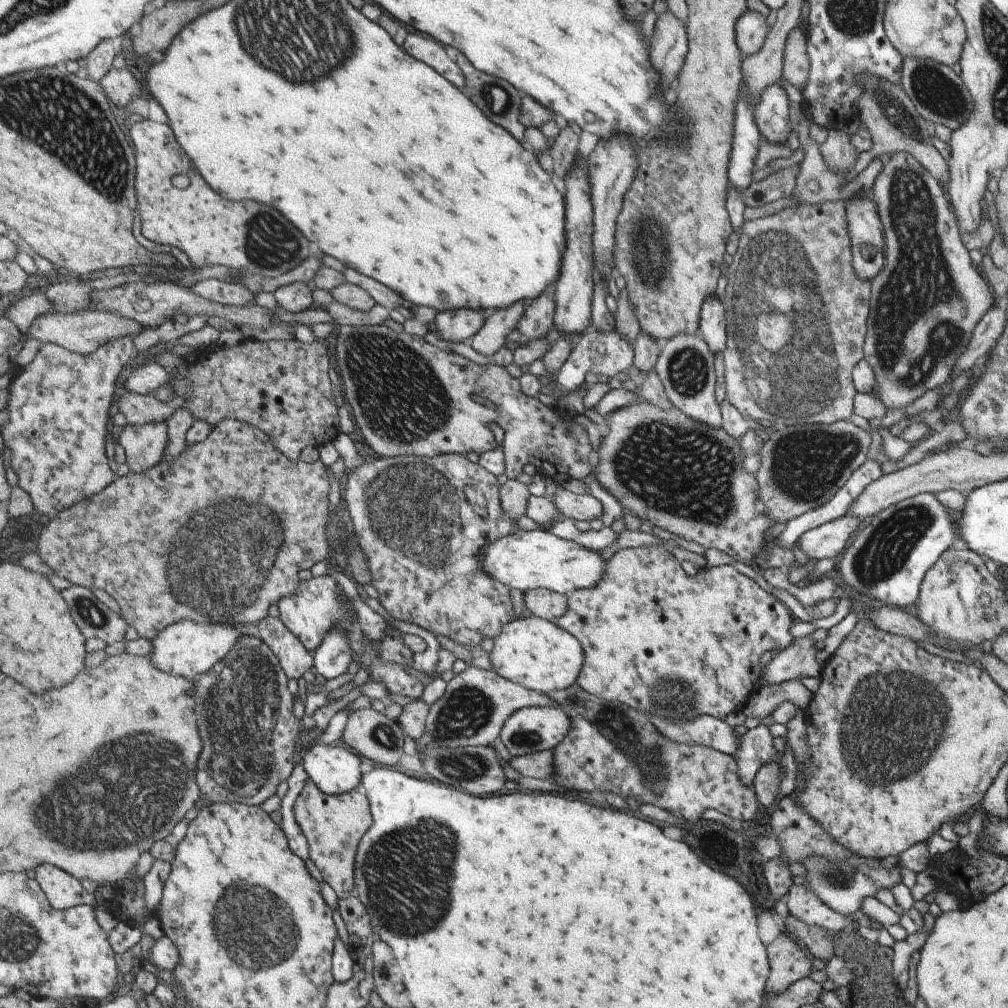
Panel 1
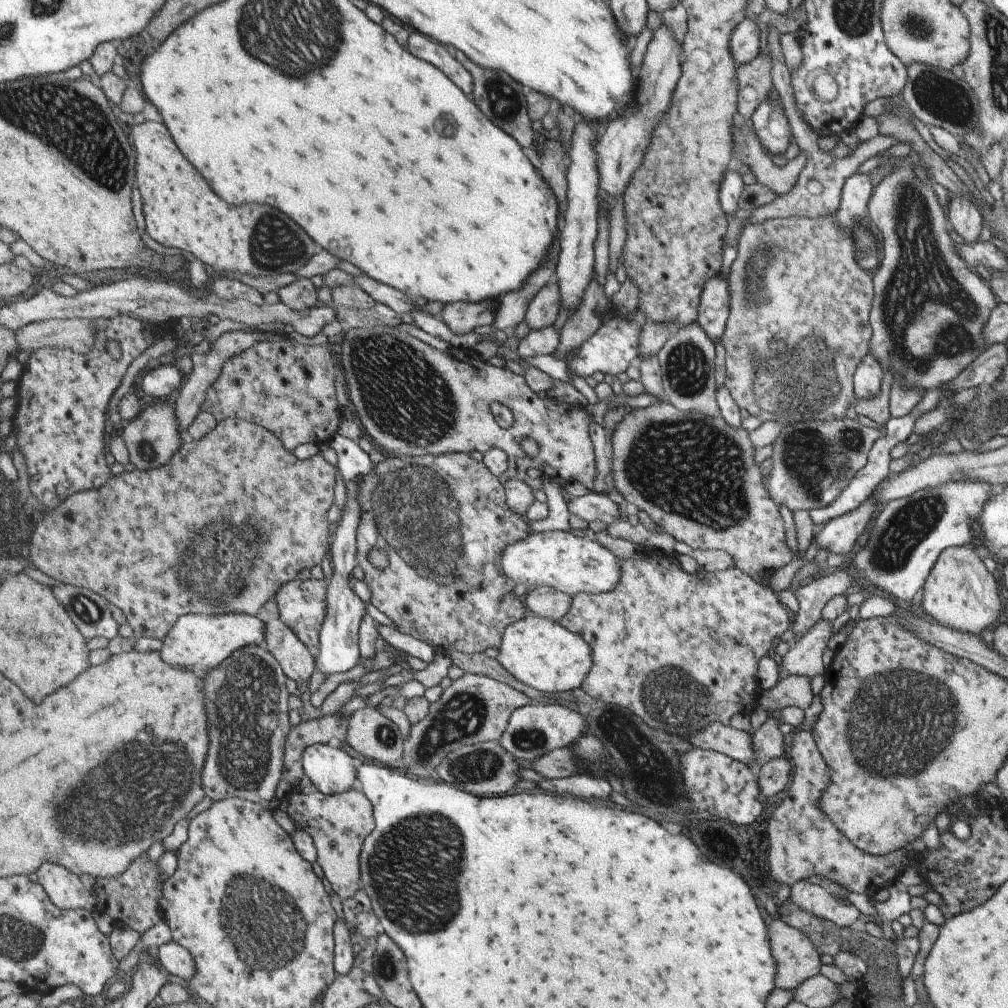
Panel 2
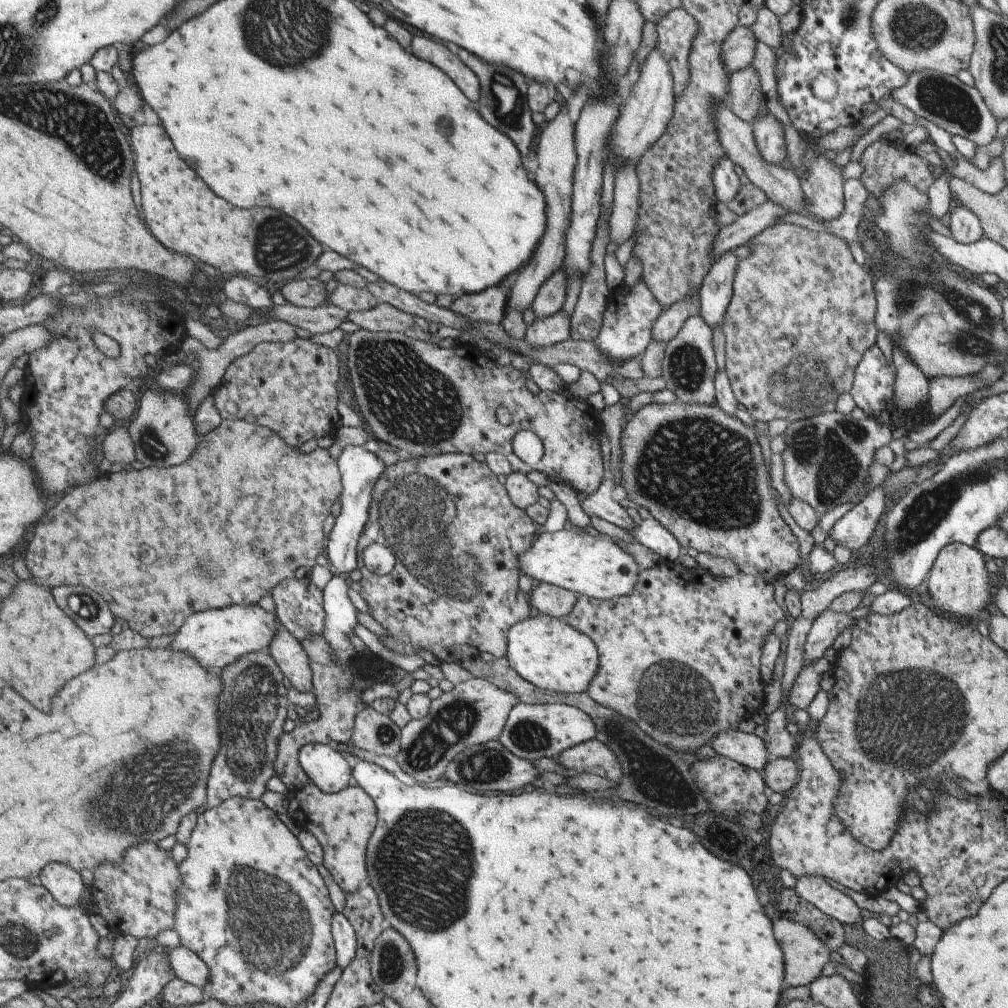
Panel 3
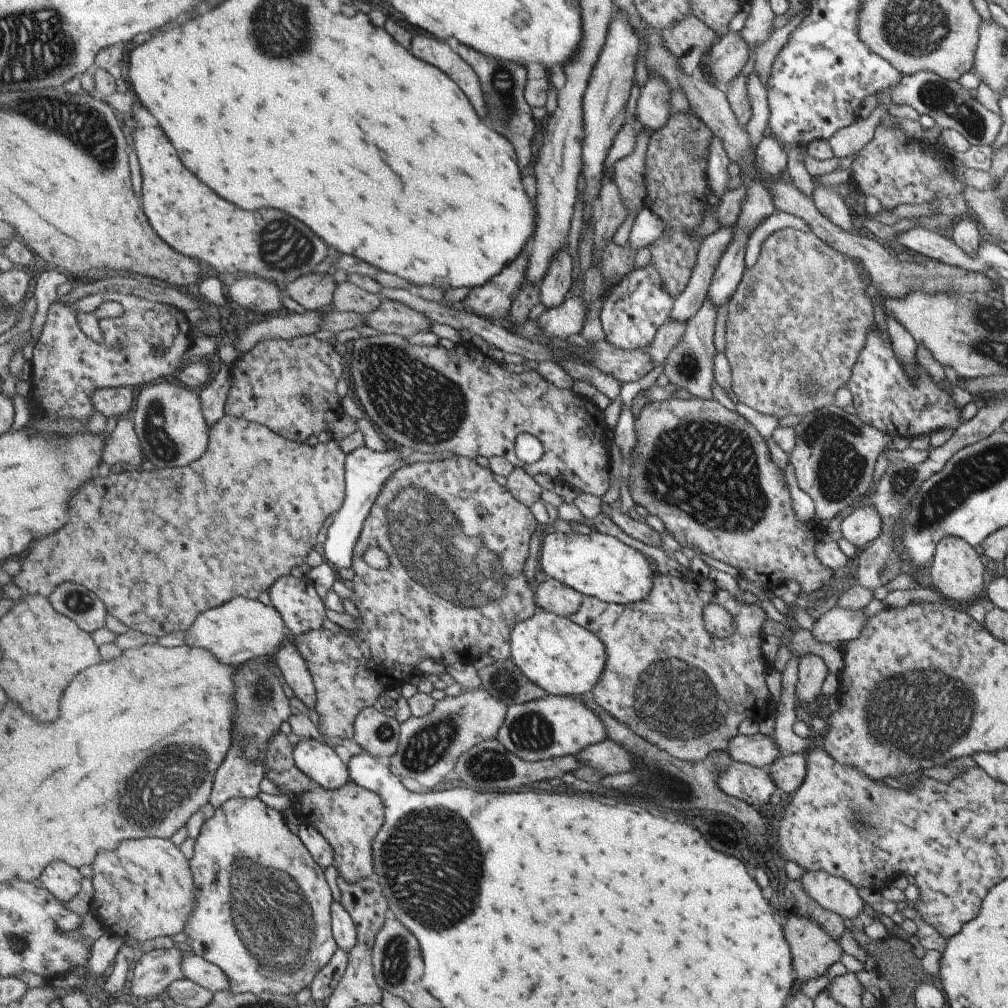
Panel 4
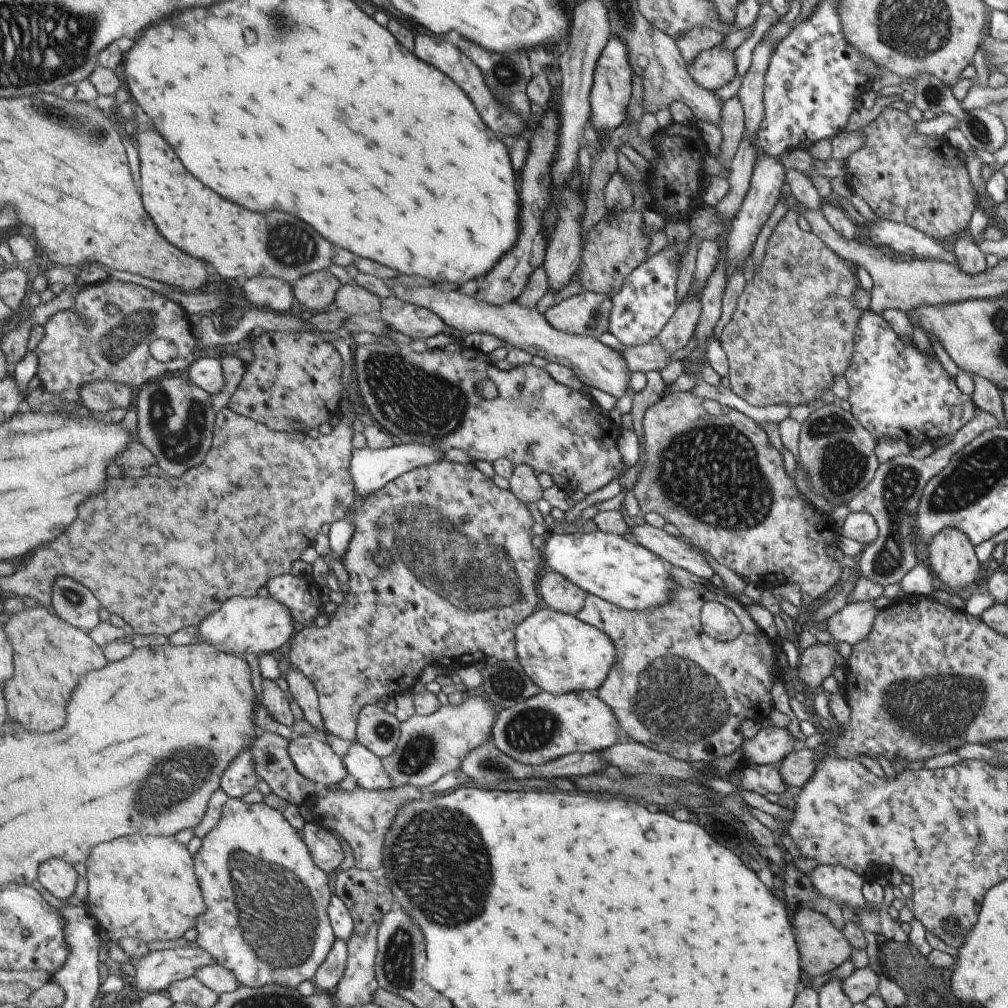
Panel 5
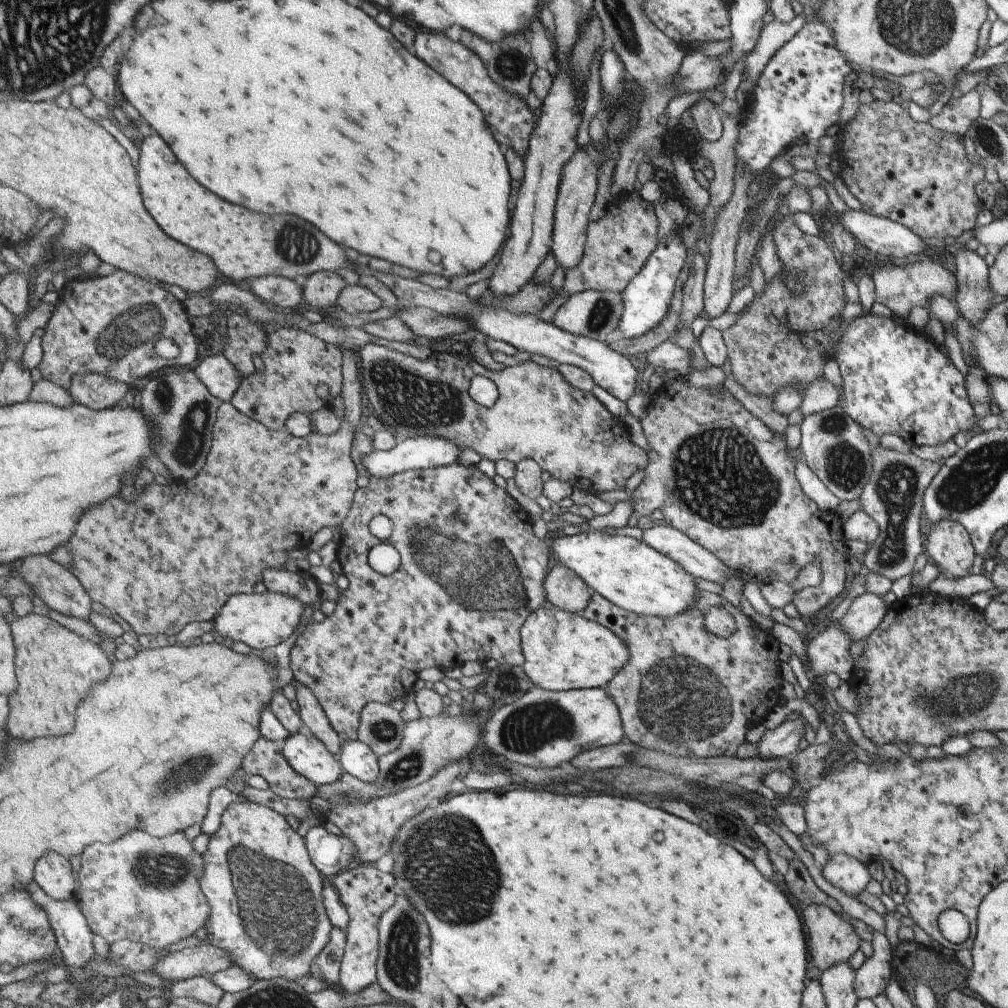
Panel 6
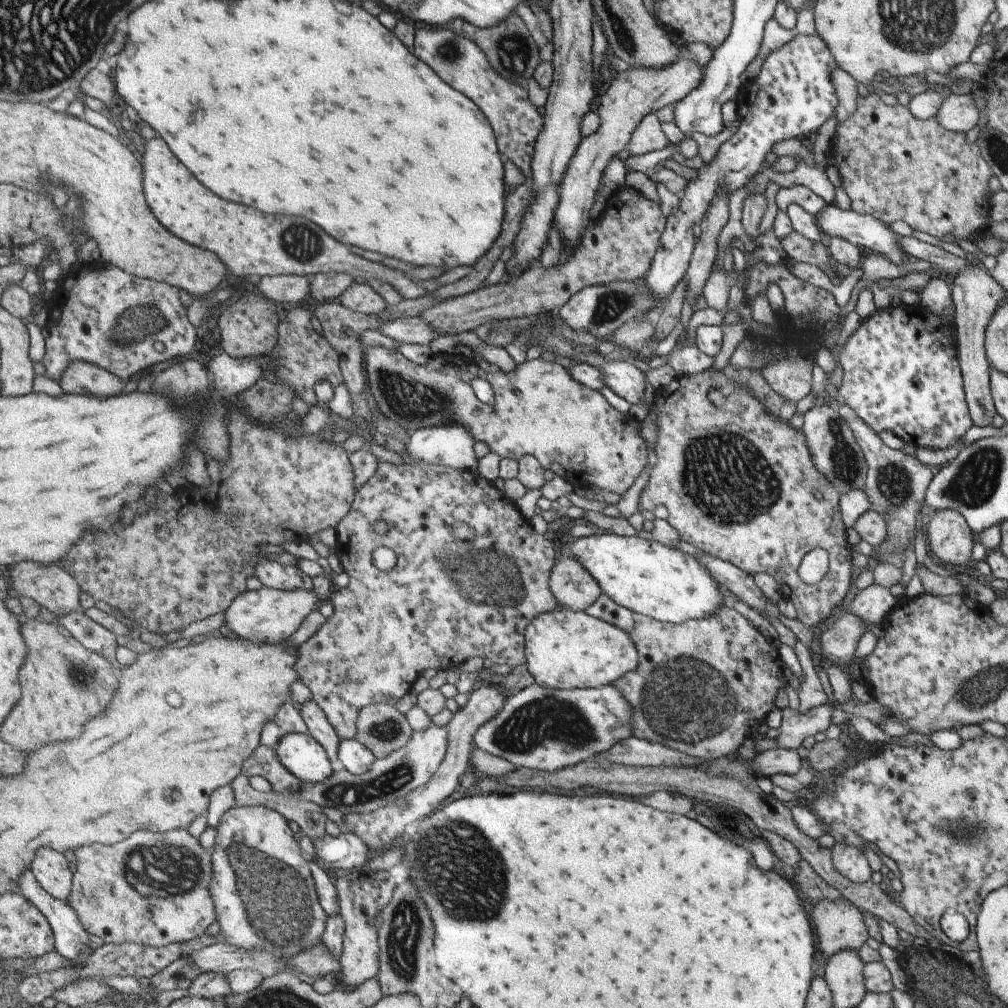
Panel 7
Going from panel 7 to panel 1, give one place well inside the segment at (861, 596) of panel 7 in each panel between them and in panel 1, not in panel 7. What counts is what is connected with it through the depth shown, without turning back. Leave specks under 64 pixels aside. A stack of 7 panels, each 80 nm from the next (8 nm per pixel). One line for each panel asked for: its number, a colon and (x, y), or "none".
1: (797, 660)
2: (804, 656)
3: (824, 629)
4: (838, 624)
5: (851, 624)
6: (865, 611)

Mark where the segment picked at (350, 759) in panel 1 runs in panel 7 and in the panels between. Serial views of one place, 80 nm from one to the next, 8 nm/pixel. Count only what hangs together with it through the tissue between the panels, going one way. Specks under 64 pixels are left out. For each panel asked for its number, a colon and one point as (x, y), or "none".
2: (331, 769)
3: (327, 769)
4: (319, 761)
5: (314, 758)
6: (310, 757)
7: (305, 757)

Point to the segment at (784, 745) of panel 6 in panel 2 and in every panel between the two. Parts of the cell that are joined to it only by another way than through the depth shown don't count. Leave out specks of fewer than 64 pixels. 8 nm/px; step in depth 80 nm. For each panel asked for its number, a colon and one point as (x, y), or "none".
2: (736, 744)
3: (749, 750)
4: (759, 750)
5: (770, 744)

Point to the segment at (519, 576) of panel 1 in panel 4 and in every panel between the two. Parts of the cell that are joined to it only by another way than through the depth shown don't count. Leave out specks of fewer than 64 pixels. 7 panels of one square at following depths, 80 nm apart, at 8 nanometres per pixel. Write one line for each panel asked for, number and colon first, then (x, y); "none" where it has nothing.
2: (570, 561)
3: (595, 566)
4: (599, 565)

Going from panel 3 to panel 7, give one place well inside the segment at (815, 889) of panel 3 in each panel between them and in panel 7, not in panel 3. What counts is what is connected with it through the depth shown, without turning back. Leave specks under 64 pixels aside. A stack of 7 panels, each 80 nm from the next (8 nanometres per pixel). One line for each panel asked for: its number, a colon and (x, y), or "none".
4: (833, 893)
5: (842, 885)
6: (846, 873)
7: (848, 860)

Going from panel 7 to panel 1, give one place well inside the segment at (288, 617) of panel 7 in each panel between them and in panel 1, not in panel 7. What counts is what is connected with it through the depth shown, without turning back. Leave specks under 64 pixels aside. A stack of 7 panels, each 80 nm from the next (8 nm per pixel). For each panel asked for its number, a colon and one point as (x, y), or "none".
1: (190, 649)
2: (200, 642)
3: (217, 638)
4: (244, 629)
5: (245, 625)
6: (260, 620)

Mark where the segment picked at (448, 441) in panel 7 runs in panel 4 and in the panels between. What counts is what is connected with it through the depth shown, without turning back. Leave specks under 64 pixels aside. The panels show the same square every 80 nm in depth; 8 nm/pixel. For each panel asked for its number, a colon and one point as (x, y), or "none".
4: (367, 471)
5: (372, 469)
6: (421, 452)

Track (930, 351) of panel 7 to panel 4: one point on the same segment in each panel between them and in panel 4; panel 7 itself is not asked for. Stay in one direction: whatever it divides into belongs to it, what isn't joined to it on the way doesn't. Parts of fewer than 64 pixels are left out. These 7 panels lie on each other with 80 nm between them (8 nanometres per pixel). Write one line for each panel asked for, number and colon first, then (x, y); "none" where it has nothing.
4: (883, 397)
5: (894, 390)
6: (894, 380)

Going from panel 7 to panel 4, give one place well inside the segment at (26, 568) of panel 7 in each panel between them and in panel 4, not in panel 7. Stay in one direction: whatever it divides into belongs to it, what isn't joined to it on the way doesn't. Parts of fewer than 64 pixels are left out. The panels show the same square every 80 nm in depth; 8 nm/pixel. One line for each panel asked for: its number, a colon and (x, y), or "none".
4: (76, 601)
5: (74, 602)
6: (59, 588)

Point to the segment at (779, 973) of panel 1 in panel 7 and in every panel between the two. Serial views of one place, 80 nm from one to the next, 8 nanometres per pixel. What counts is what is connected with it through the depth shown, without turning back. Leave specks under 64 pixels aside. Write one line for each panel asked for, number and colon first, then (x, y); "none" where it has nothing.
2: (796, 959)
3: (805, 954)
4: (812, 950)
5: (822, 947)
6: (830, 937)
7: (837, 925)

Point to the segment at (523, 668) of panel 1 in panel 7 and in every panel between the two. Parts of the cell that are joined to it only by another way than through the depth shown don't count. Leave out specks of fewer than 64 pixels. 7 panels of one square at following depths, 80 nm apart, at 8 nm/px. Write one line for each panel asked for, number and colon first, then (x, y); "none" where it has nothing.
2: (541, 652)
3: (549, 652)
4: (564, 658)
5: (561, 653)
6: (564, 650)
7: (567, 649)

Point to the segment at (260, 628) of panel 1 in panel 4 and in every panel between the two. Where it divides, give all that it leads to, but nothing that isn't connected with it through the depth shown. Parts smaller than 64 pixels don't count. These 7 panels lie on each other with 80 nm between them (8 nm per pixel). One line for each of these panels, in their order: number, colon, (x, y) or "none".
2: (299, 663)
3: (288, 651)
4: (290, 662)

